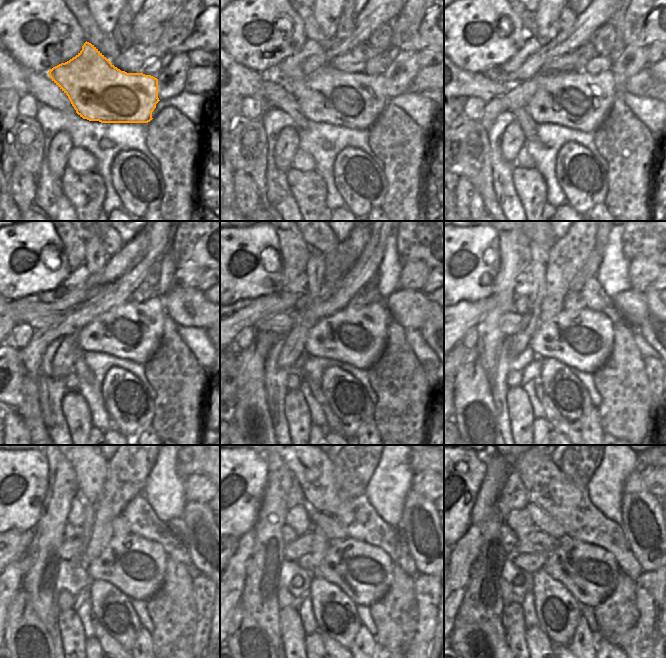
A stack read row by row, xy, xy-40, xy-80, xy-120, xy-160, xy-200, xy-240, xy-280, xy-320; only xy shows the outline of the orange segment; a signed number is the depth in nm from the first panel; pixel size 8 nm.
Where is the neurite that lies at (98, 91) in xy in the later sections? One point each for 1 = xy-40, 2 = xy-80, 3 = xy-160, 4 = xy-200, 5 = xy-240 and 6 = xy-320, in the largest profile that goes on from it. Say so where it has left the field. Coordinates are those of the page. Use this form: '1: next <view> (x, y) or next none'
1: next xy-40 (354, 100)
2: next xy-80 (577, 100)
3: next xy-160 (357, 336)
4: next xy-200 (582, 340)
5: next xy-240 (134, 565)
6: next xy-320 (589, 572)

